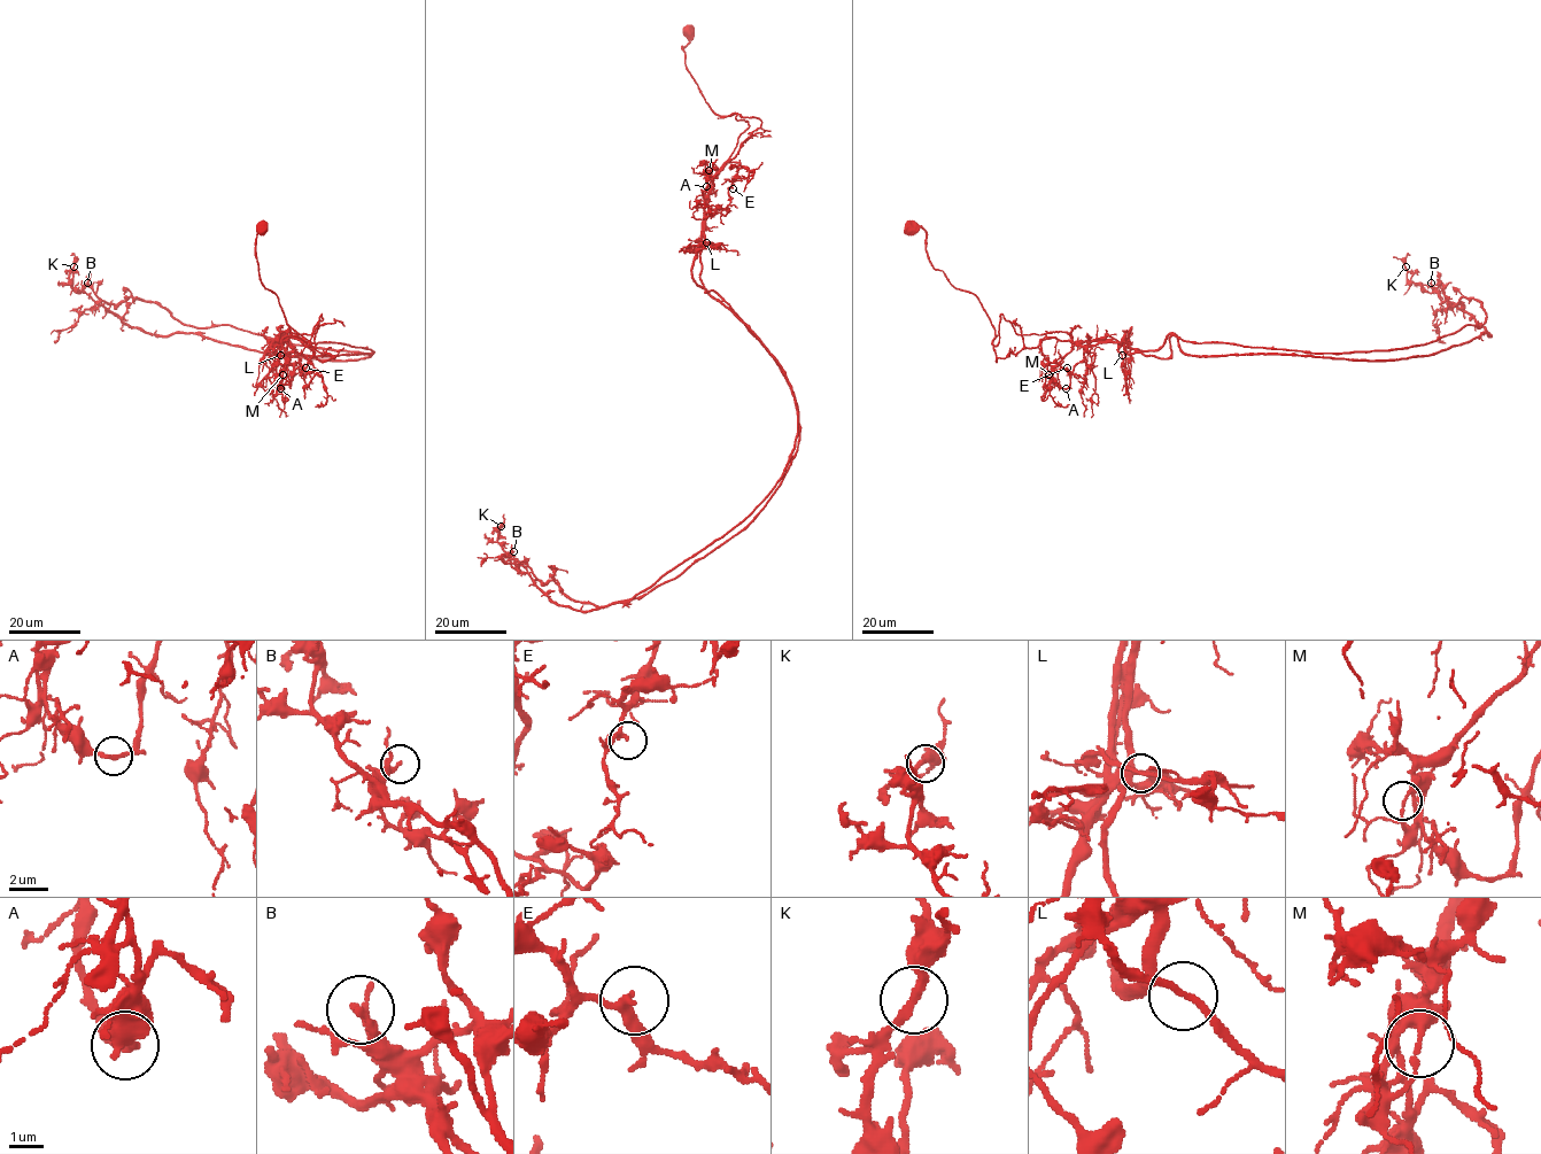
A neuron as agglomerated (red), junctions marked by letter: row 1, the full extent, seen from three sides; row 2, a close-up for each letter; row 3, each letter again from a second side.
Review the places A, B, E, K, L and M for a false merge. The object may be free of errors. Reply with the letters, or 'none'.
M

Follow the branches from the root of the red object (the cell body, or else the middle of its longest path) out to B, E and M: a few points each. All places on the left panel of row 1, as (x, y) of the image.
B: (263, 226), (261, 281), (334, 358), (264, 350), (369, 357), (152, 334), (87, 283)
E: (263, 226), (256, 239), (261, 281), (315, 355), (322, 362), (334, 358), (304, 343), (312, 353), (306, 368)
M: (263, 226), (256, 239), (261, 281), (315, 355), (322, 362), (334, 358), (288, 338), (283, 342), (283, 374)

